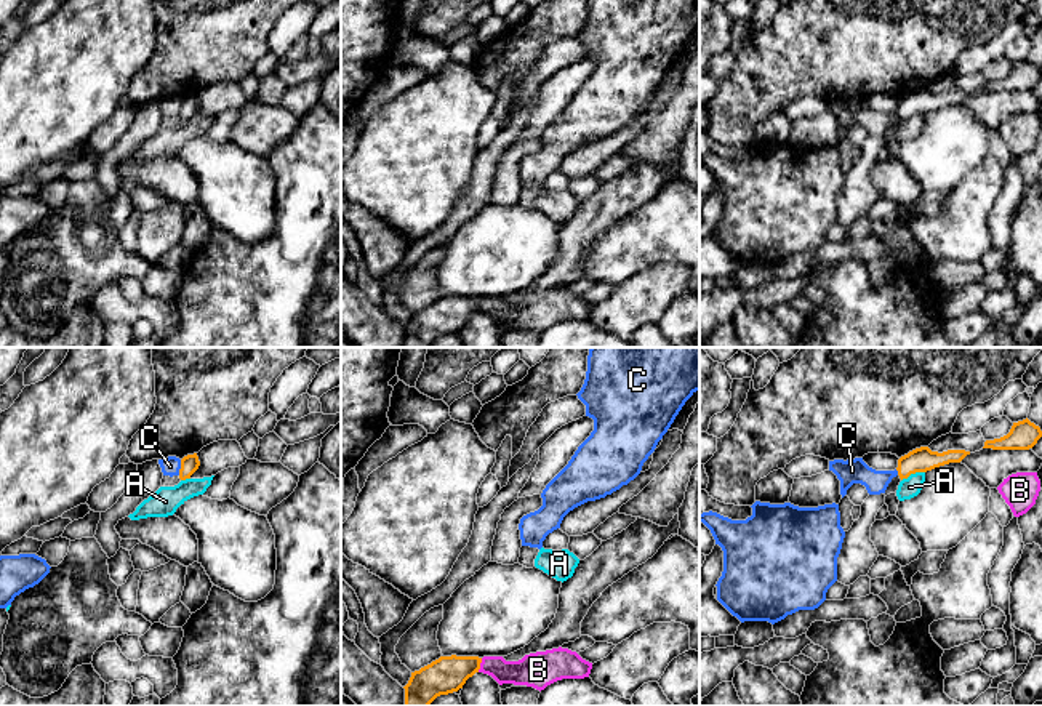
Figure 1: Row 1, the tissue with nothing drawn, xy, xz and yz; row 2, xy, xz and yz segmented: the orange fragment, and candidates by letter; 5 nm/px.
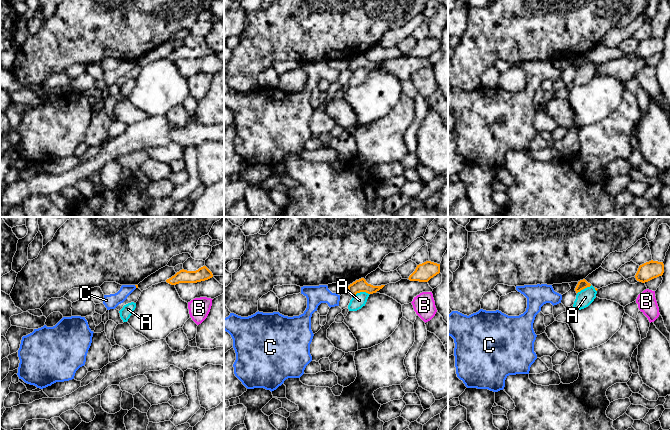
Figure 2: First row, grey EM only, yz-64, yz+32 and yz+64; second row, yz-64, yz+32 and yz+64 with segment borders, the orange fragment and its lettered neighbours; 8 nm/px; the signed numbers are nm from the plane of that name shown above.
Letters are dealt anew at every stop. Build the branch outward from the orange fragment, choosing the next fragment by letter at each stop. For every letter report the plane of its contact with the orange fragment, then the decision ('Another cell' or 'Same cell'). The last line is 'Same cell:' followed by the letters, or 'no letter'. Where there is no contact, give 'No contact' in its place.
A: Touches orange in yz. Another cell
B: Touches orange in xz. Another cell
C: Touches orange in xy. Another cell
Same cell: no letter

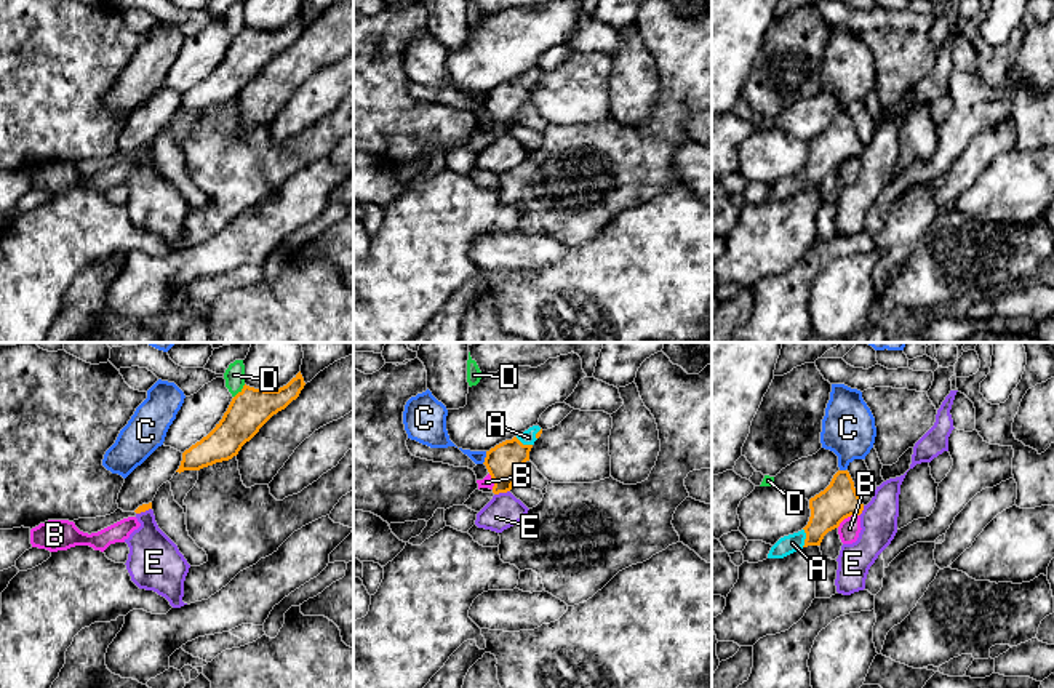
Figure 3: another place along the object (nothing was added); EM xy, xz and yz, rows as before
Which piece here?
A: Touches orange in yz. Same cell
B: Touches orange in yz. Another cell
C: Touches orange in xz. Another cell
D: Touches orange in xy. Another cell
E: Touches orange in xz. Another cell
Same cell: A

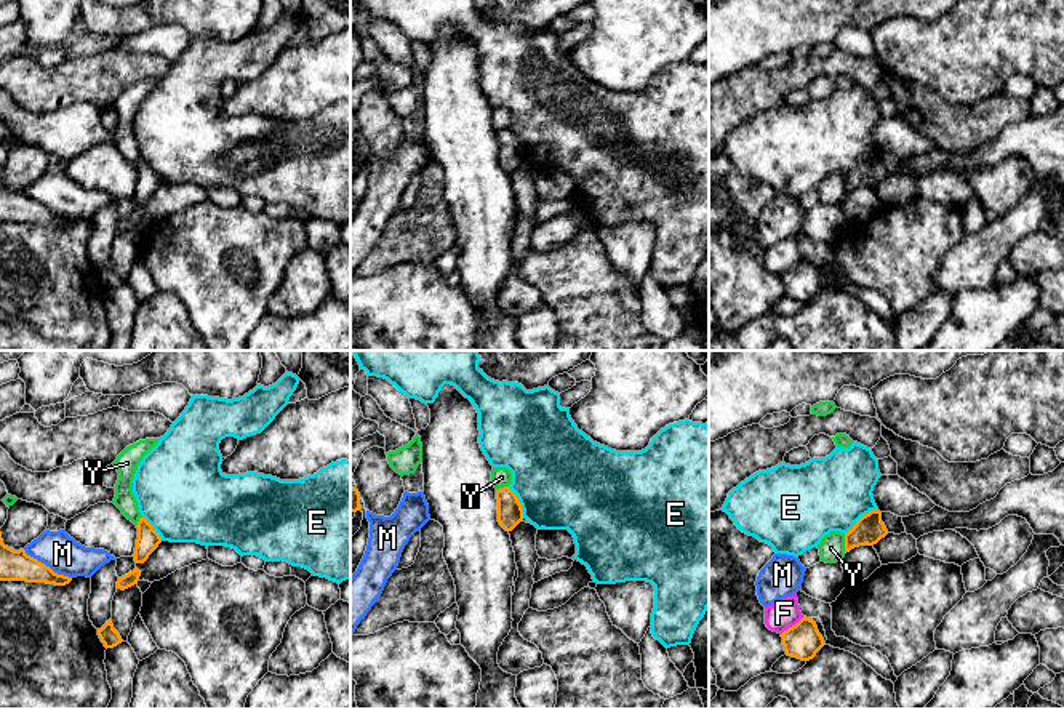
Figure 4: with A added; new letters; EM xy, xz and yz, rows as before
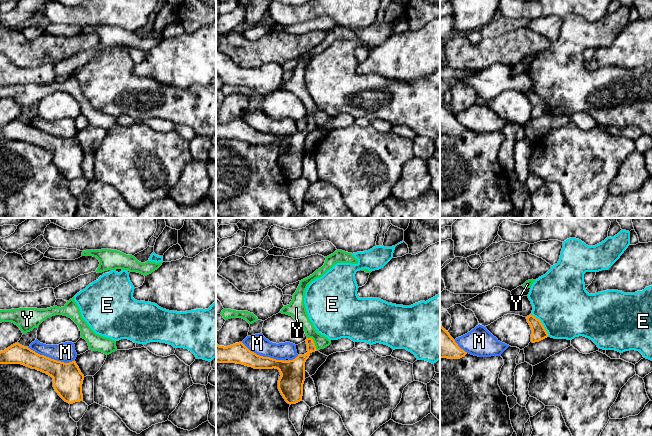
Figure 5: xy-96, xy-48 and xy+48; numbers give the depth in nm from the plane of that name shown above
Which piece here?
E: Touches orange in yz. Another cell
F: Touches orange in yz. Another cell
M: Touches orange in xy. Another cell
Y: Touches orange in yz. Another cell
Same cell: no letter

